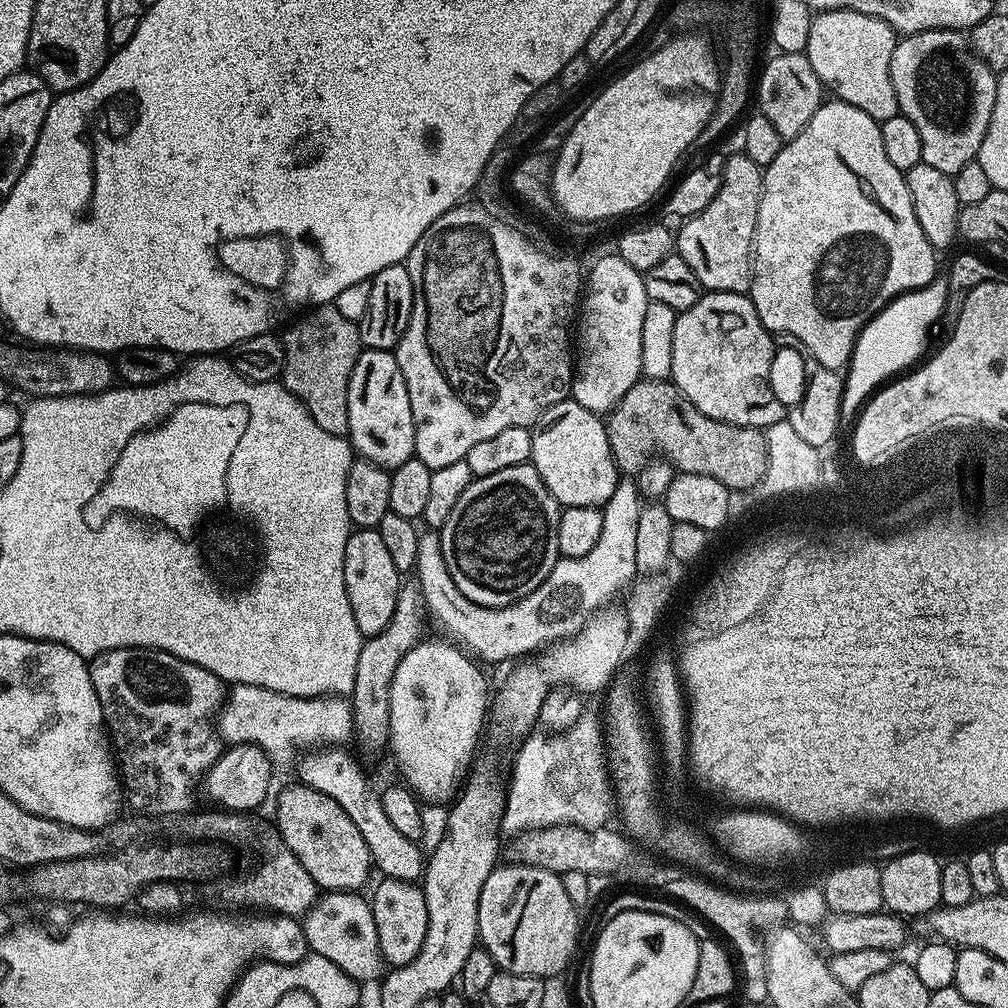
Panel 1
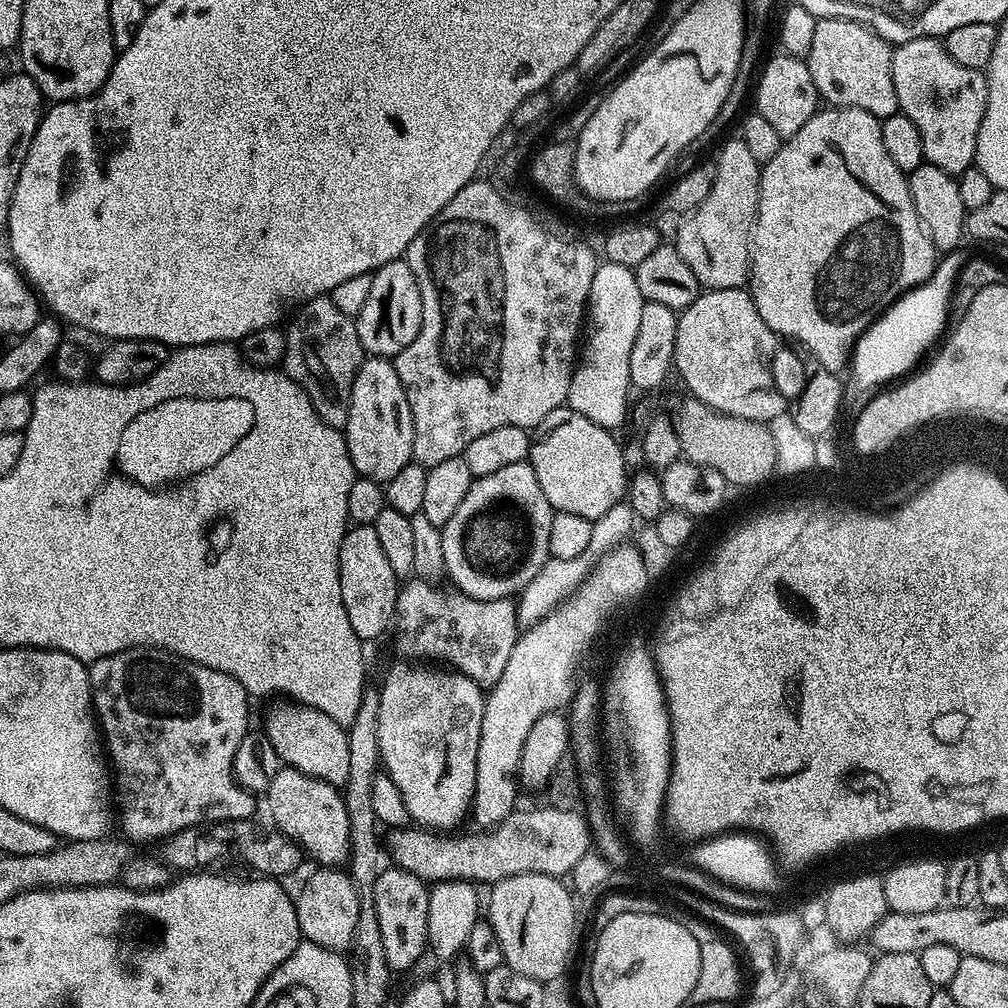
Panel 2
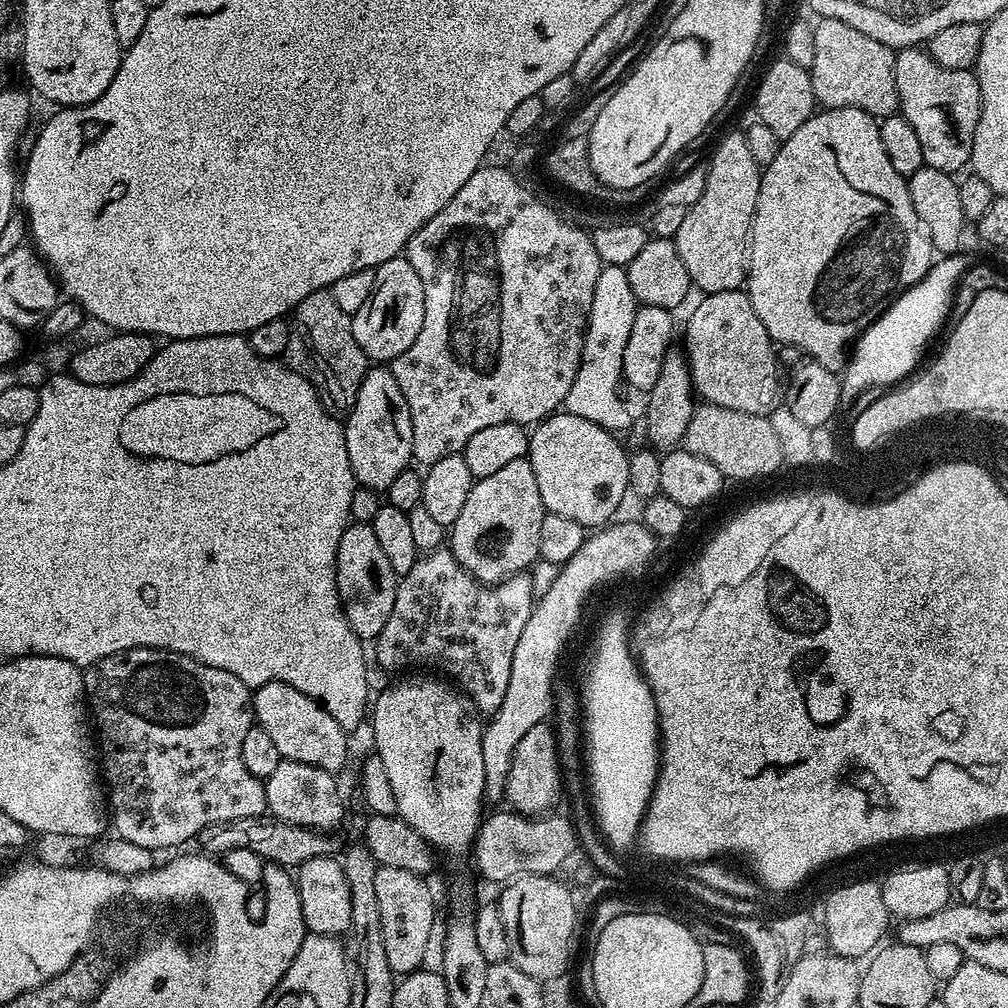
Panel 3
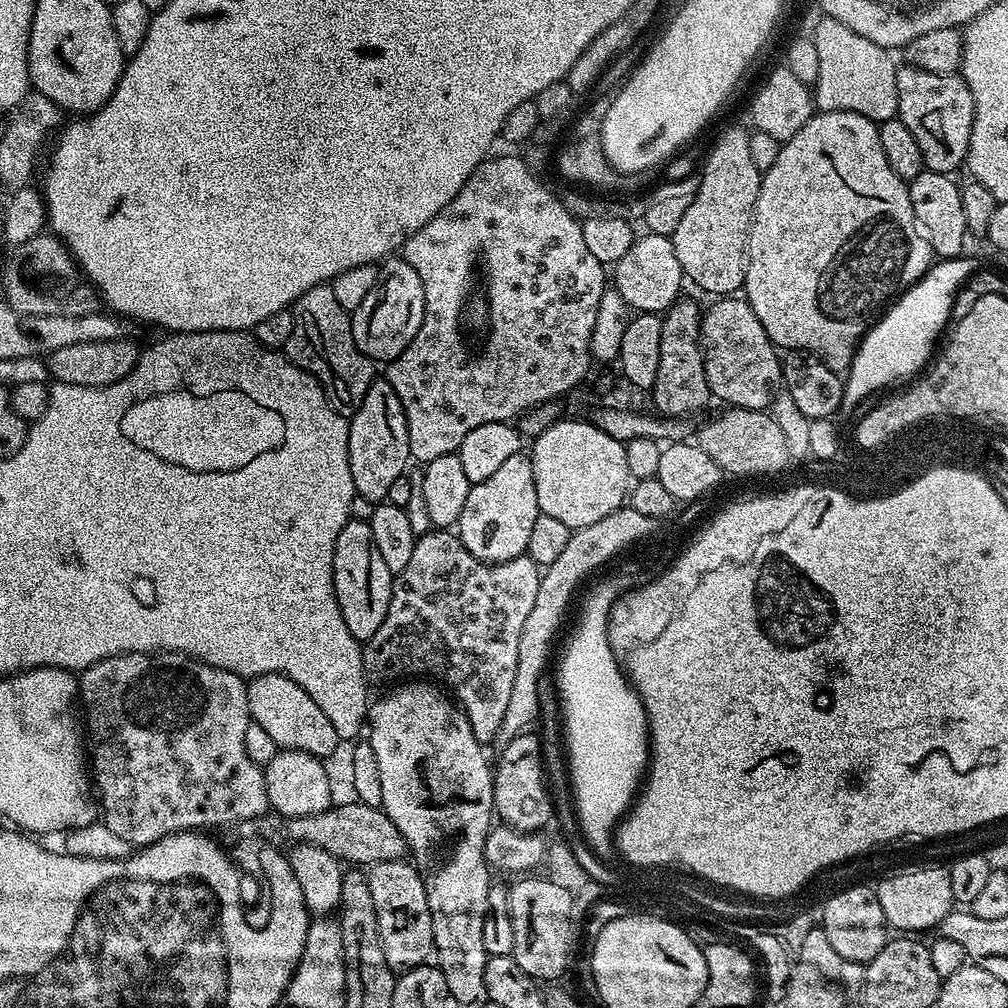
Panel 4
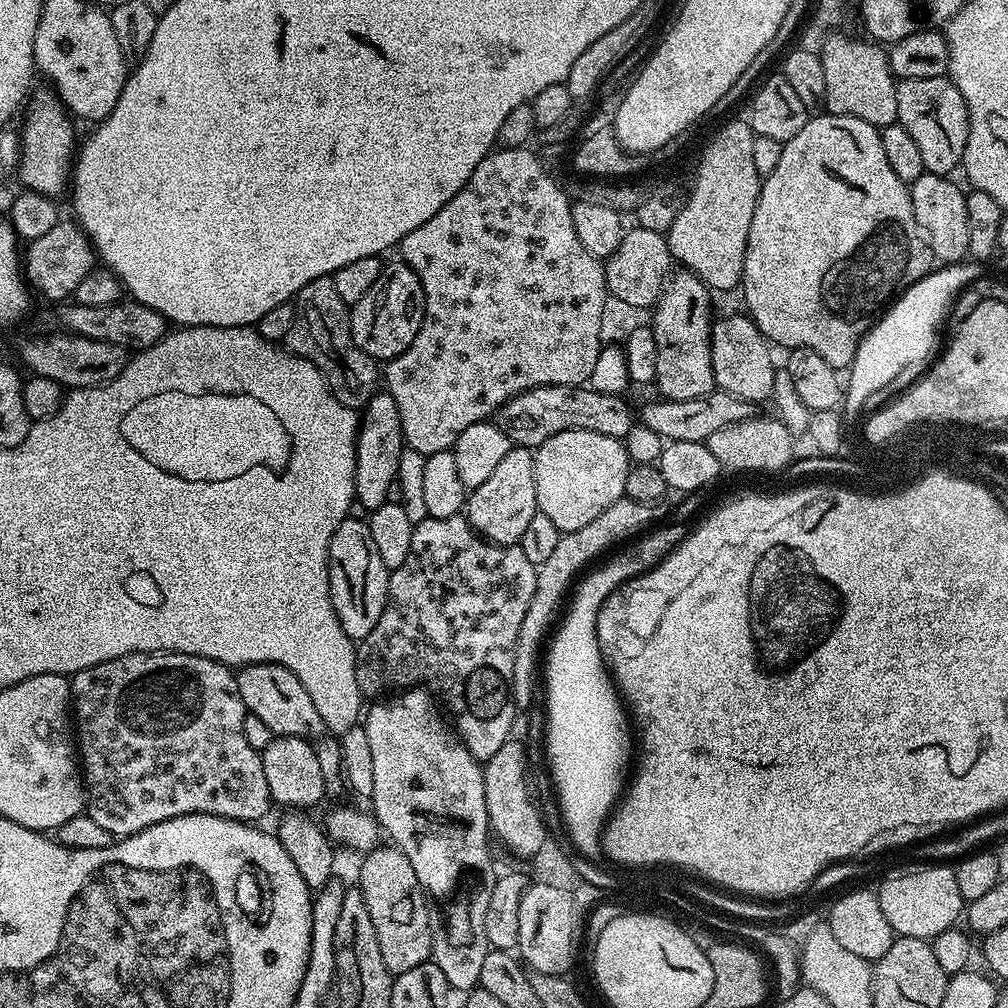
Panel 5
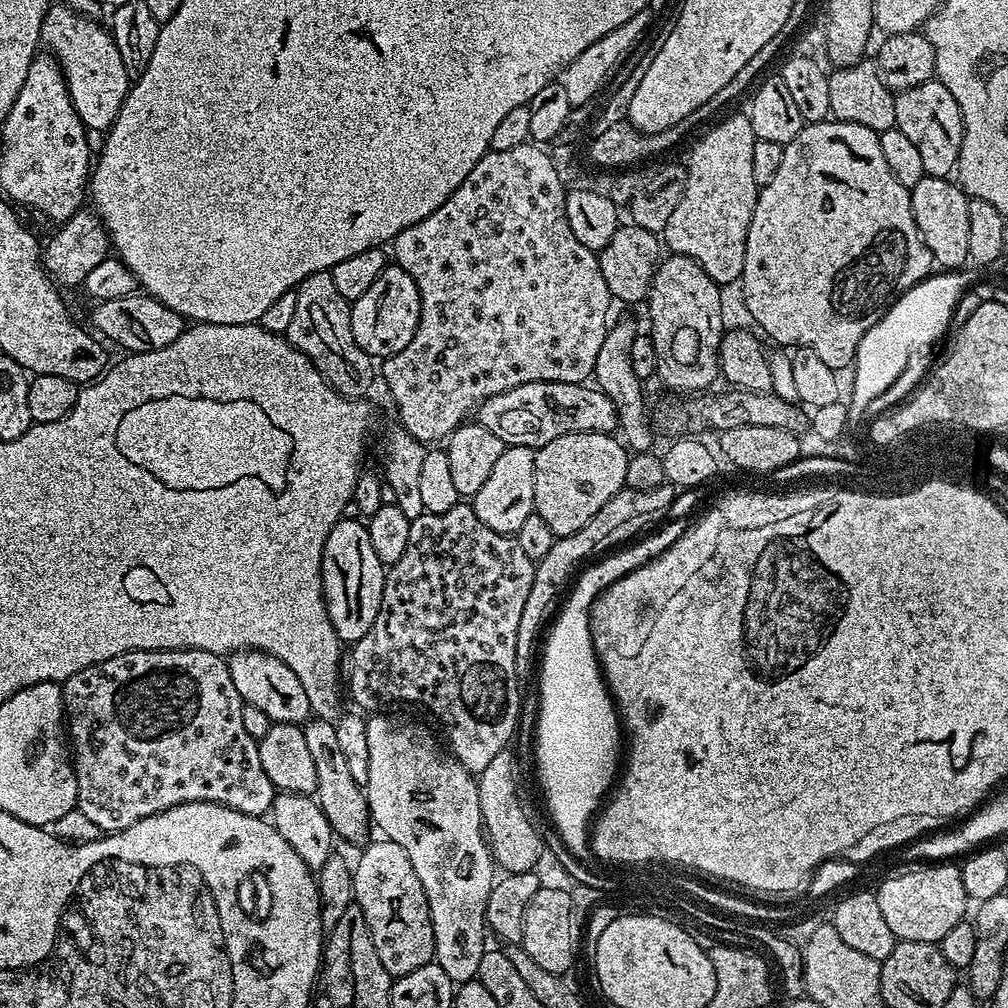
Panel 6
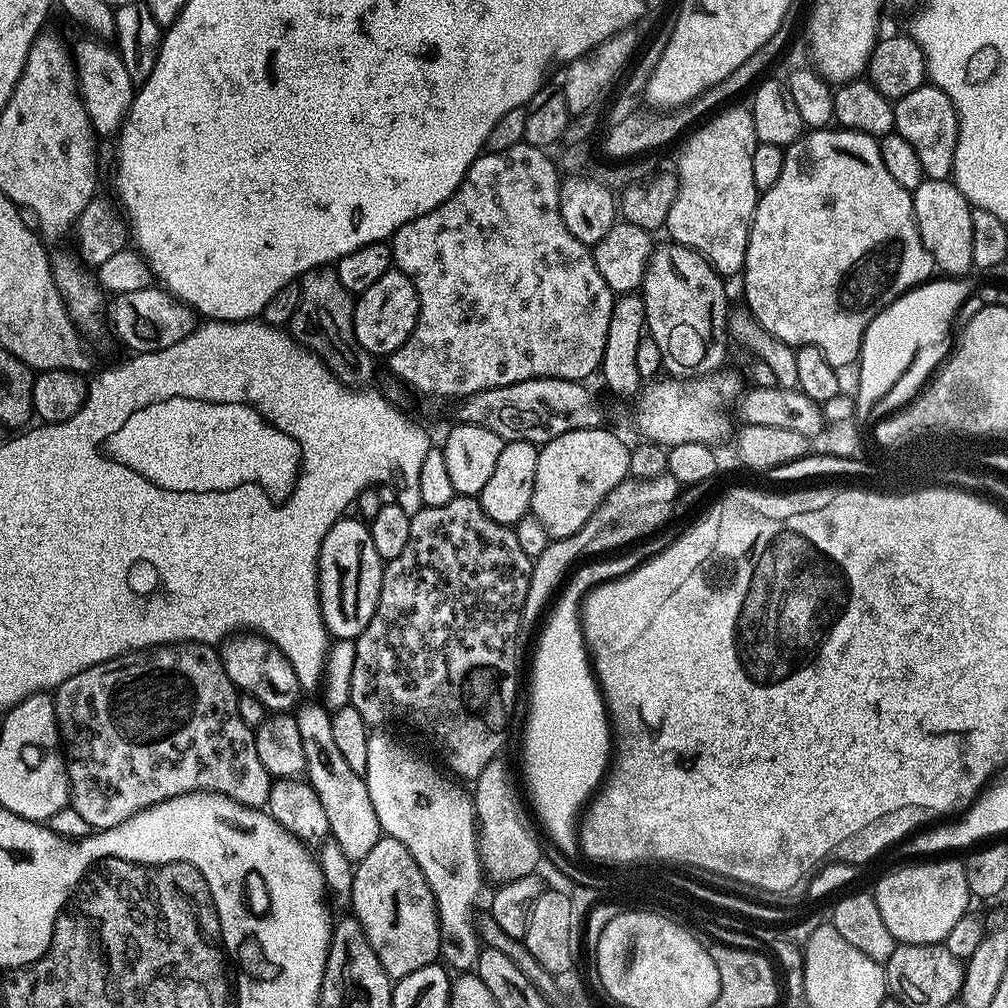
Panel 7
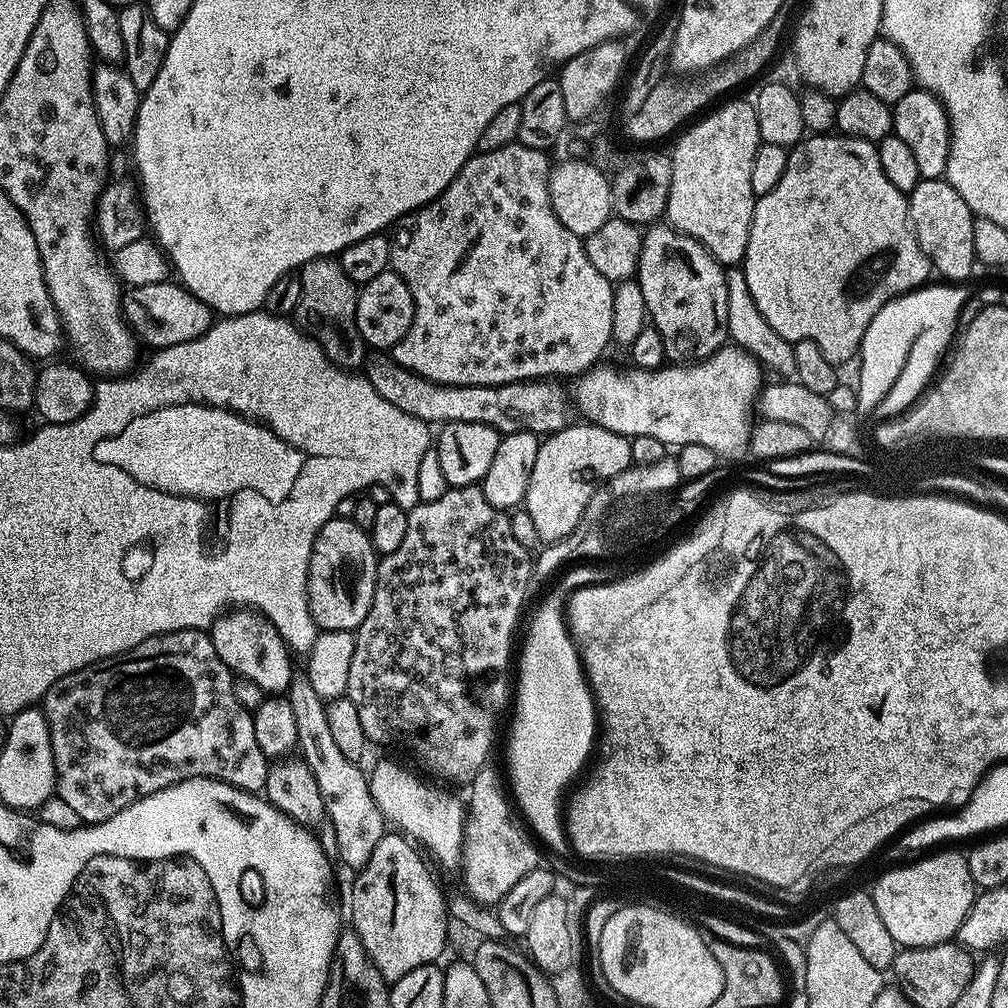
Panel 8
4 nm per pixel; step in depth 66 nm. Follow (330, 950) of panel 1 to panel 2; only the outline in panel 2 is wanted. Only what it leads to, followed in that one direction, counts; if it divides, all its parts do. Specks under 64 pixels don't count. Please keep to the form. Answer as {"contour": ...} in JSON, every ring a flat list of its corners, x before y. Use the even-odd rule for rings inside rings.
{"contour":[[320,866,308,876,308,881,300,888,300,893,295,893,294,903,298,914,300,935,309,944,317,944,323,948,333,950,351,949,354,932,358,926,358,910,360,909,360,893,357,892,354,882,347,871,336,866]]}

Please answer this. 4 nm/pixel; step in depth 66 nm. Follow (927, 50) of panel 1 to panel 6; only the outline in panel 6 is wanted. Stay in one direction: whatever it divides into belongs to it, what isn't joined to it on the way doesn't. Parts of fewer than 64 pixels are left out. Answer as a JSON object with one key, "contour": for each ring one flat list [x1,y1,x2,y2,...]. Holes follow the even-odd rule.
{"contour":[[935,78,922,82,922,86,914,86,910,90,896,96,894,106,896,127,910,138,922,157,922,166,926,176,951,177,956,172,956,163,962,150,964,123,958,110,958,102,954,102,954,94,942,86]]}

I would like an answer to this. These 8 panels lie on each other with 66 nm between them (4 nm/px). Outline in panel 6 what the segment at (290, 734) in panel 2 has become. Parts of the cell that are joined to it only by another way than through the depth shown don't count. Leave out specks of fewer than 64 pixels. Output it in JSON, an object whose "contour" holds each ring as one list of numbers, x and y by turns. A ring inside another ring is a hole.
{"contour":[[241,648,227,657,230,678,234,682,234,690,245,704,256,706,277,724,303,725,313,715,310,698,306,698,306,690,302,690,302,682,298,682,298,674,286,666,269,652,260,652,256,648]]}

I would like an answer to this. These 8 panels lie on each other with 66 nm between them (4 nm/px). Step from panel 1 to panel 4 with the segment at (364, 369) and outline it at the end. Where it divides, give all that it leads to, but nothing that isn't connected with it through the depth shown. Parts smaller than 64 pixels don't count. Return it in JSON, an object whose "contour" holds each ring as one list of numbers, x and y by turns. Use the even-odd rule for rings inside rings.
{"contour":[[376,380,366,392,362,406,354,412,348,428,348,457,350,458,351,480,354,482,357,495,369,498,372,503,383,503,389,494,390,487,398,477,405,473,405,466,410,462,409,428,406,426,405,412,402,410,398,394,386,380]]}

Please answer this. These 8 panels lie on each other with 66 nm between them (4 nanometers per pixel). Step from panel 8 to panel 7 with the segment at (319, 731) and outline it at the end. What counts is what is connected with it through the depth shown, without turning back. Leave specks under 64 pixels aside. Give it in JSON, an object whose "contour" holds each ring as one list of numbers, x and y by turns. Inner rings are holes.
{"contour":[[304,701,295,709,298,732,302,737,306,778,326,811,329,833,342,847,348,860,359,862,377,845,382,835,378,816,370,802,363,775,347,765,331,734,331,713,317,701]]}

